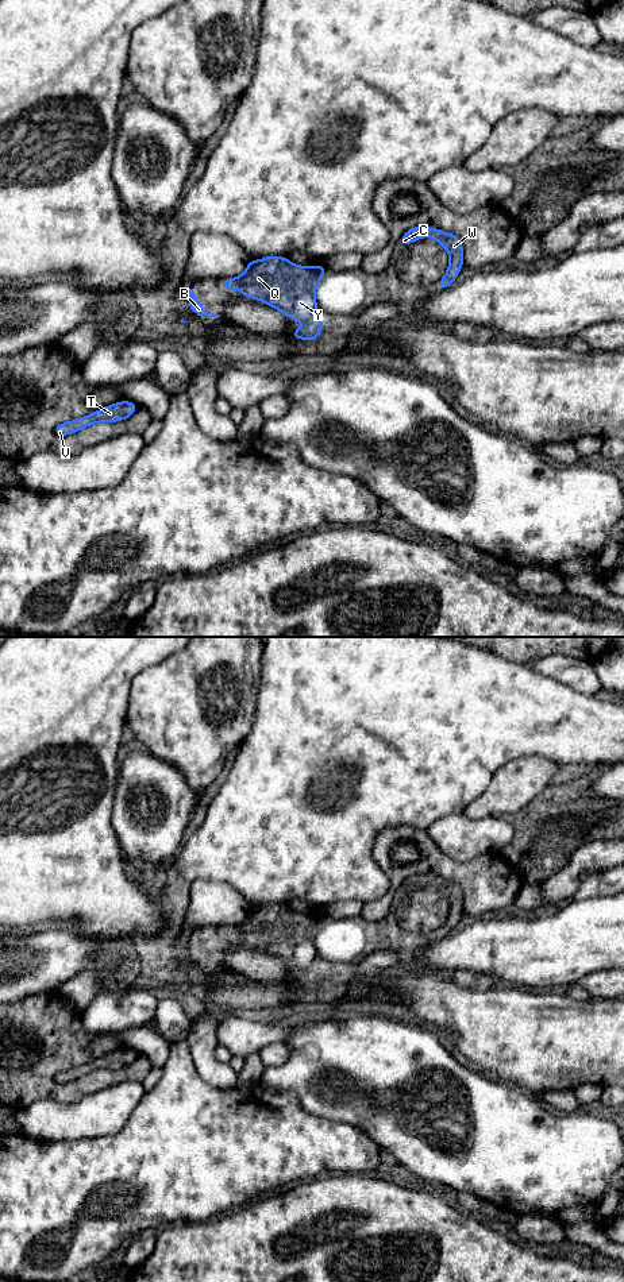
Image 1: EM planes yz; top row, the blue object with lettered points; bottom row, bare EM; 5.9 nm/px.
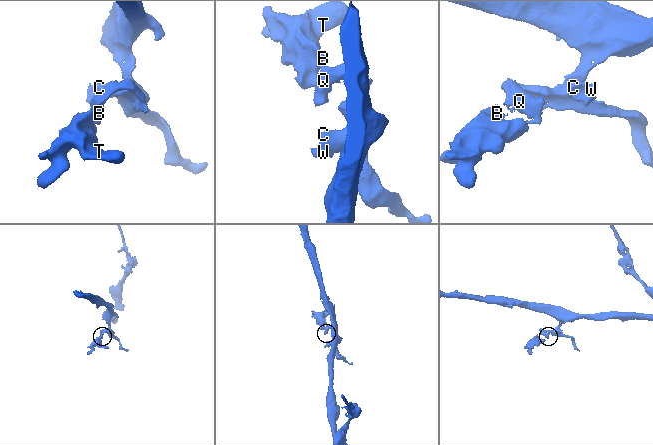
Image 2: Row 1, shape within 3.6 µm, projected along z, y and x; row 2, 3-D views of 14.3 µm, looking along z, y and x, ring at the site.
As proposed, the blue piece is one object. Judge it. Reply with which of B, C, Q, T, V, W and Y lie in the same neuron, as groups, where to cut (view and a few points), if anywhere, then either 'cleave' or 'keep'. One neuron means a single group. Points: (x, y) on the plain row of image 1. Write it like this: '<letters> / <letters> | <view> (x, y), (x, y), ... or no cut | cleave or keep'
B C Q T V W Y | no cut | keep

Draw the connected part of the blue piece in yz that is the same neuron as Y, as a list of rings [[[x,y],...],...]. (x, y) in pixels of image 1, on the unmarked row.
[[[269,903],[249,907],[246,918],[222,928],[222,934],[227,939],[238,937],[243,945],[265,950],[289,968],[298,968],[304,974],[294,976],[292,985],[316,989],[323,978],[323,966],[315,941],[324,922],[323,911],[301,914],[286,904]]]

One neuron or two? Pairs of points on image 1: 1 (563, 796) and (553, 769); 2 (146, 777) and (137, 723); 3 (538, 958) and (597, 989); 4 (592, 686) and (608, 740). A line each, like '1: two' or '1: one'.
1: two
2: two
3: two
4: two

